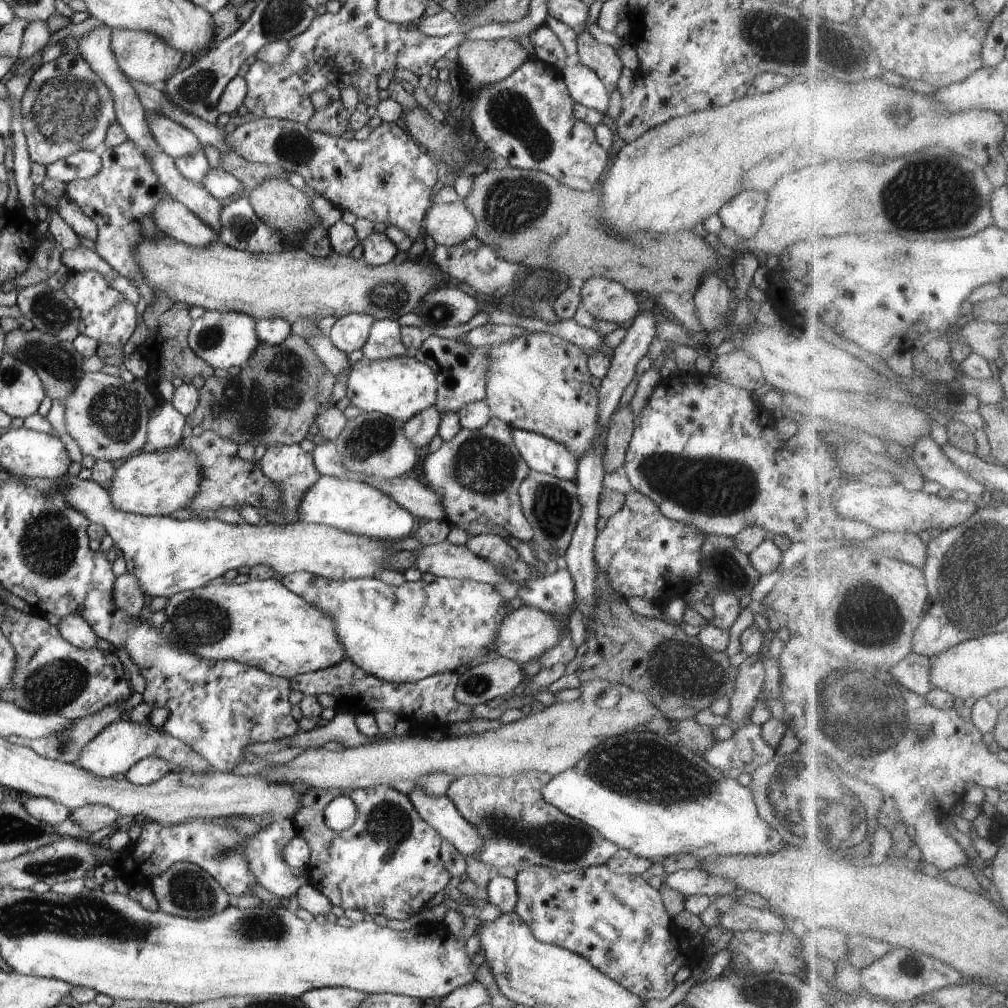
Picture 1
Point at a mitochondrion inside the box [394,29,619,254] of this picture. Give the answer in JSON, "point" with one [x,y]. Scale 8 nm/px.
{"point":[511,204]}

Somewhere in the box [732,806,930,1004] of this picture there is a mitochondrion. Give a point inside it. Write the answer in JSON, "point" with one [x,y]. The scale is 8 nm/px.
{"point":[910,965]}

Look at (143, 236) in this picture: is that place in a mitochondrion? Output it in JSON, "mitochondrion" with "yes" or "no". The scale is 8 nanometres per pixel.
{"mitochondrion":"no"}

